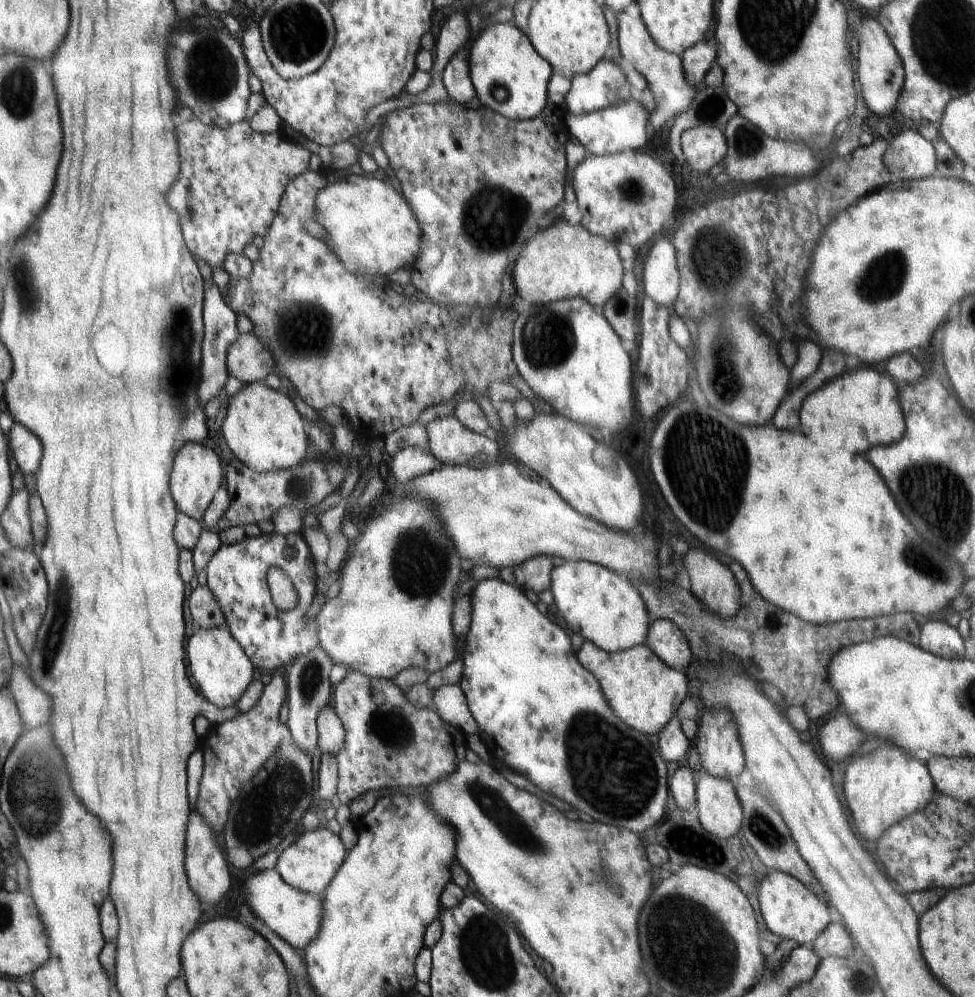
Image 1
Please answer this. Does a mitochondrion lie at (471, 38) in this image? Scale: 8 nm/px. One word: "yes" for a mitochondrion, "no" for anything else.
no

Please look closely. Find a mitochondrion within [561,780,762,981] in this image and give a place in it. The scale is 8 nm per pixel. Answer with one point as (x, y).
(605, 875)

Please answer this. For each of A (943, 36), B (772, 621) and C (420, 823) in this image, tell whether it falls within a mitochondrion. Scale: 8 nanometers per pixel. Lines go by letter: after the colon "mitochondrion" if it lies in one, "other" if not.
A: mitochondrion
B: mitochondrion
C: other

